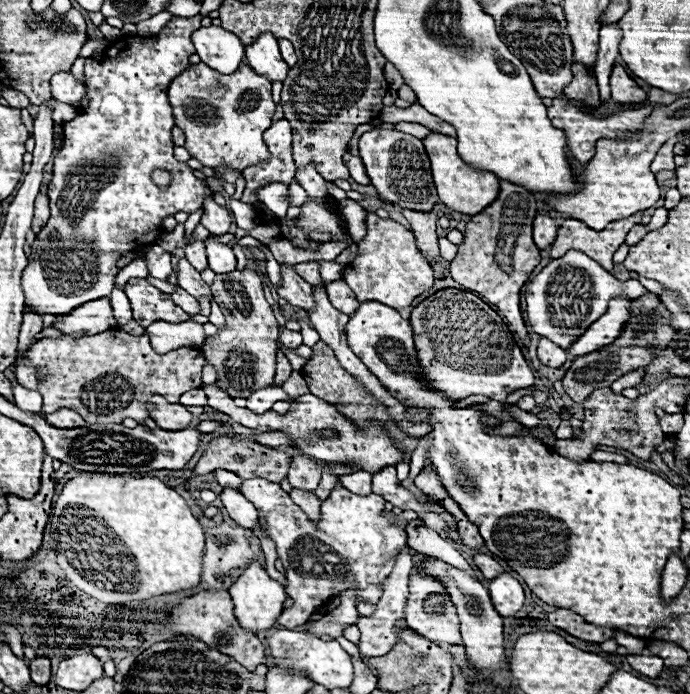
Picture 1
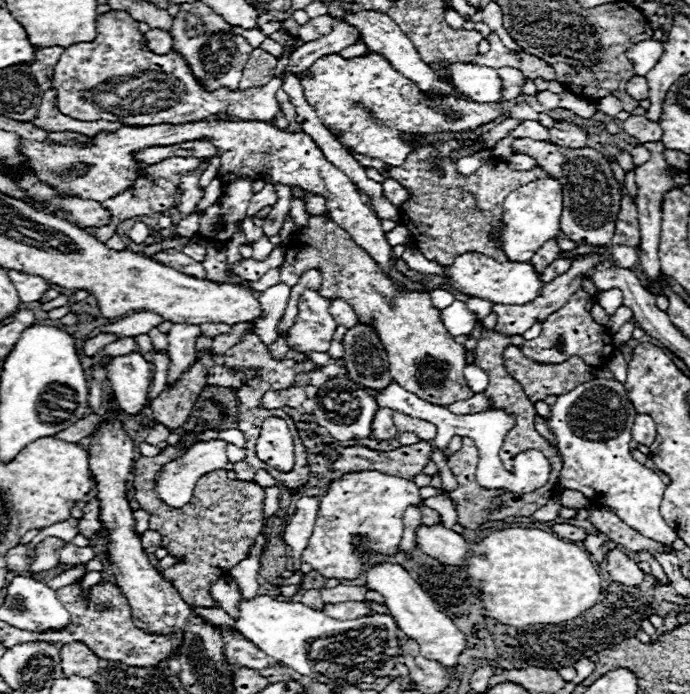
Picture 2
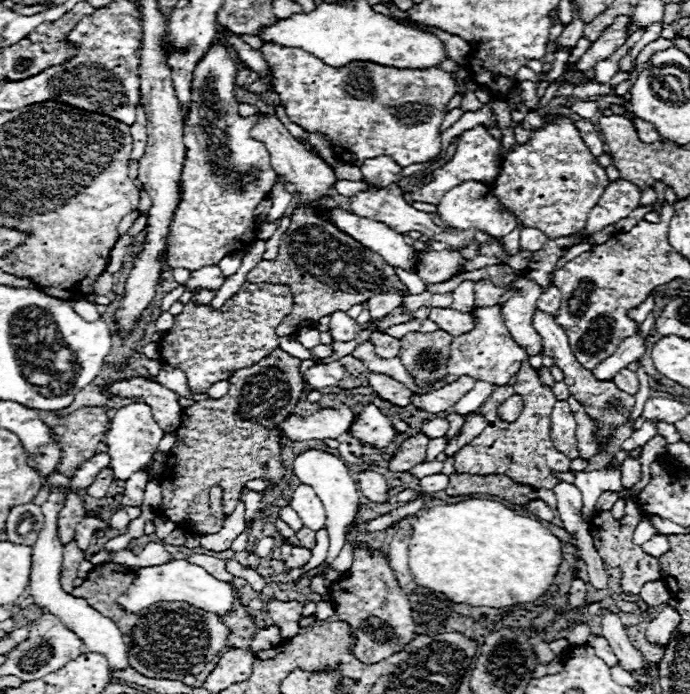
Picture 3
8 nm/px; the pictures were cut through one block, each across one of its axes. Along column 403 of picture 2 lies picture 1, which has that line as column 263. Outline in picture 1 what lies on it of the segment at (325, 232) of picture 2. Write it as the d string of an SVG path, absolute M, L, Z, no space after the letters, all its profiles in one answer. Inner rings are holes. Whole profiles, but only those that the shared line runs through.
M252 268L234 270L228 274L216 274L210 284L216 304L222 308L226 318L224 330L216 336L206 338L204 356L216 366L218 386L226 390L232 398L246 396L250 390L260 390L262 386L274 386L274 368L276 368L276 346L278 346L278 320L272 314L270 304L264 298L262 280Z

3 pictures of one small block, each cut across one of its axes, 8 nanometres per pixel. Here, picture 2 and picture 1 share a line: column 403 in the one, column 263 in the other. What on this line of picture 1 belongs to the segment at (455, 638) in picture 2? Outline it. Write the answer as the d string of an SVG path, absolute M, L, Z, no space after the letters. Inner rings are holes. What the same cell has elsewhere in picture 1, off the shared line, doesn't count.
M258 560L250 562L242 576L238 576L238 580L230 586L230 596L234 600L234 614L240 620L242 628L258 634L258 632L266 632L276 624L276 616L282 612L282 602L286 600L286 592L284 586L278 584L276 580L272 580L266 572L266 568L262 568L262 564Z

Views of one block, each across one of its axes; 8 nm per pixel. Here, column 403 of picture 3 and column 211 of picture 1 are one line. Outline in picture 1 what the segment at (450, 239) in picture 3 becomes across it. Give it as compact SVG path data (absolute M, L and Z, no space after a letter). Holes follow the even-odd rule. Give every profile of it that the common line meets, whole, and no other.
M208 192L206 198L204 198L200 224L204 224L210 230L210 234L214 234L214 236L228 234L228 230L230 230L230 214L228 214L228 210L224 206L218 206L214 202L212 192Z

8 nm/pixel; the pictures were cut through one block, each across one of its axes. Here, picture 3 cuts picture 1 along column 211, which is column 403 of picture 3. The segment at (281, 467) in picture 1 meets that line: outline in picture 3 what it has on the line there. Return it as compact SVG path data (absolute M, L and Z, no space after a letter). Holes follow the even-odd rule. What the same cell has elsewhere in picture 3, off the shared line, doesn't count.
M416 434L416 436L404 440L404 444L398 448L394 458L390 460L388 470L390 472L408 472L412 466L420 464L426 456L428 442L430 442L430 438L426 434Z

